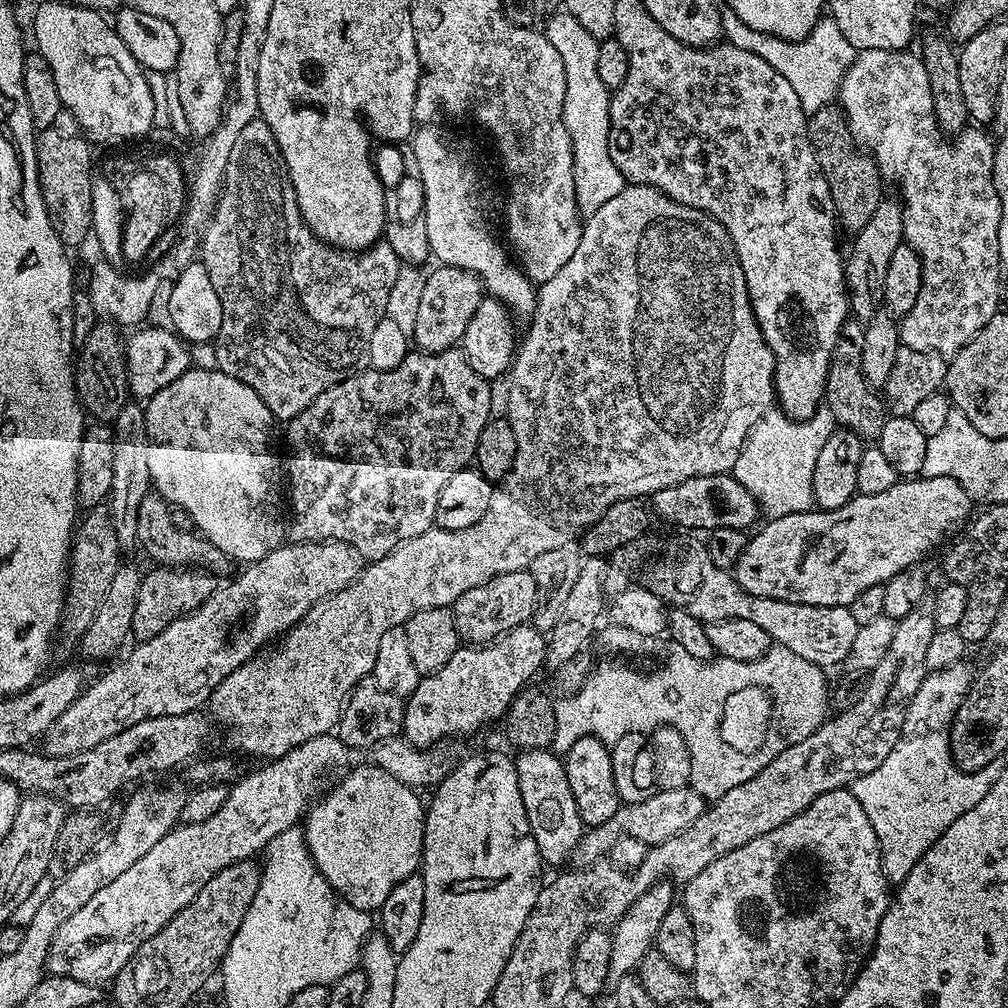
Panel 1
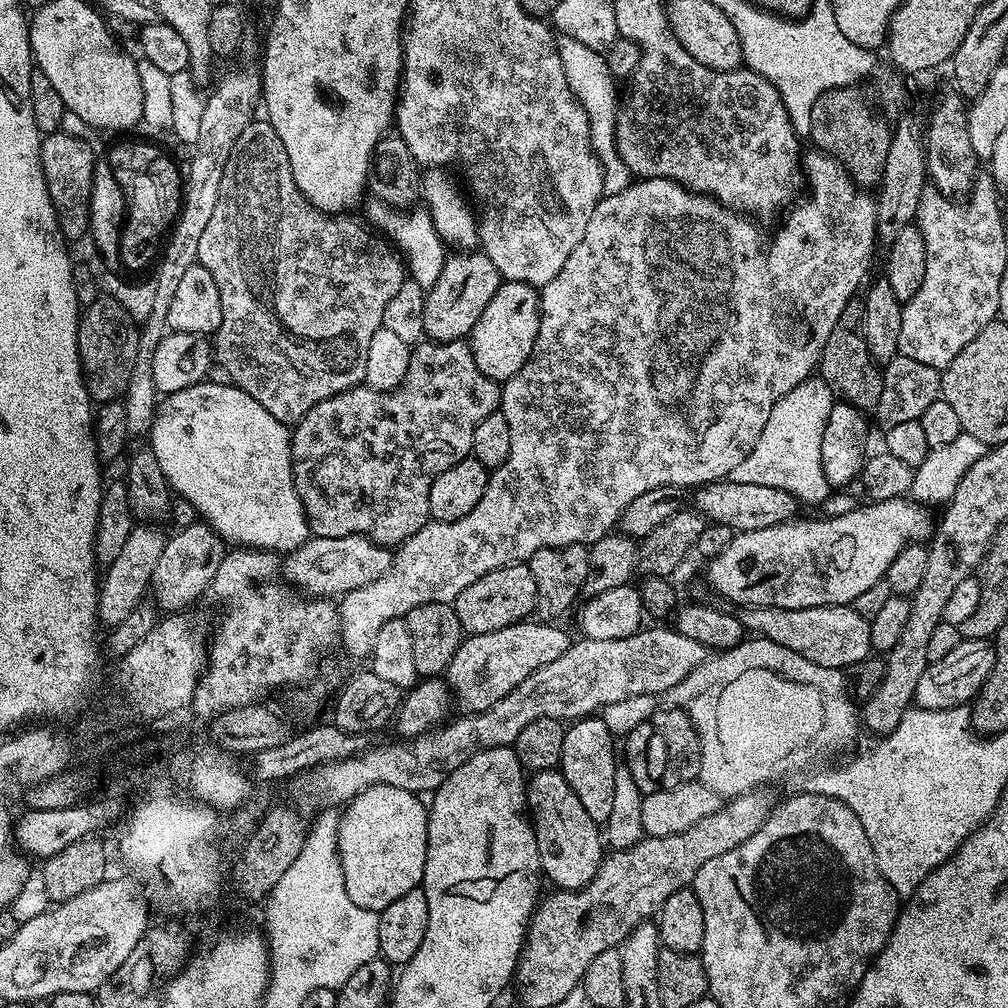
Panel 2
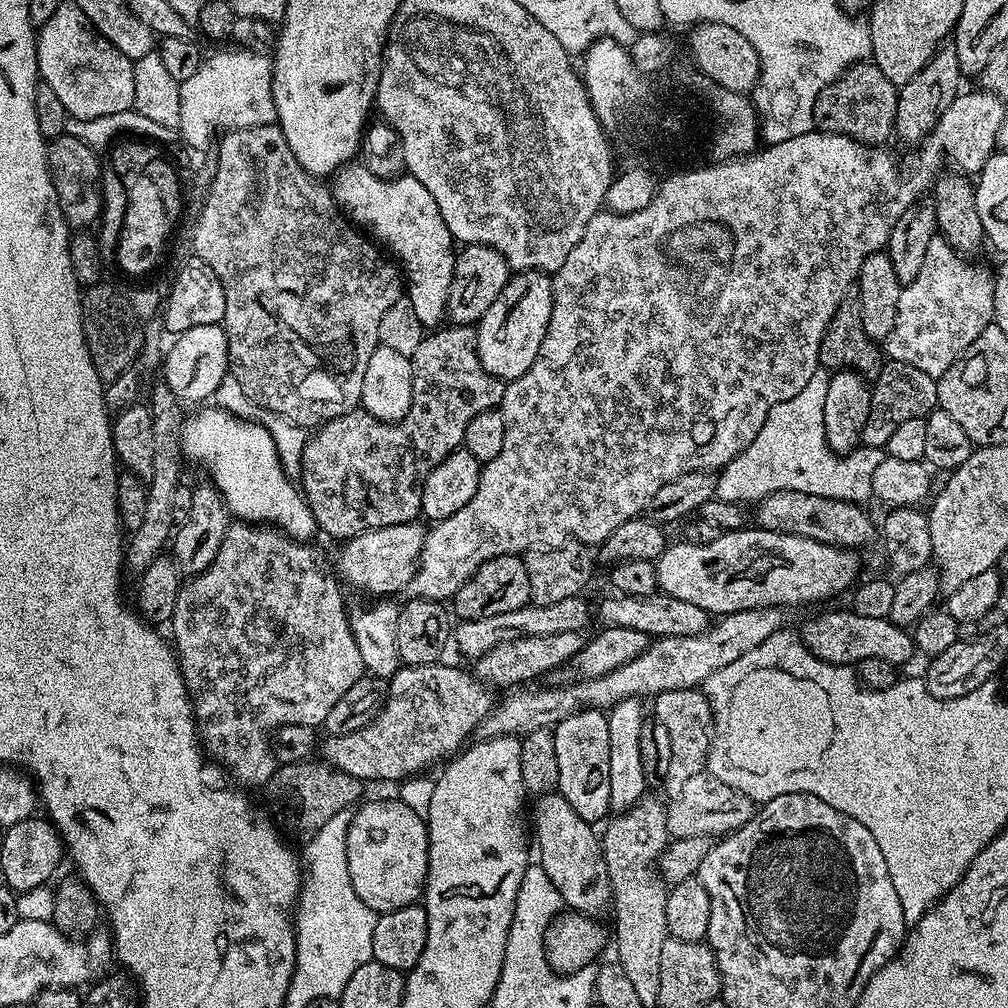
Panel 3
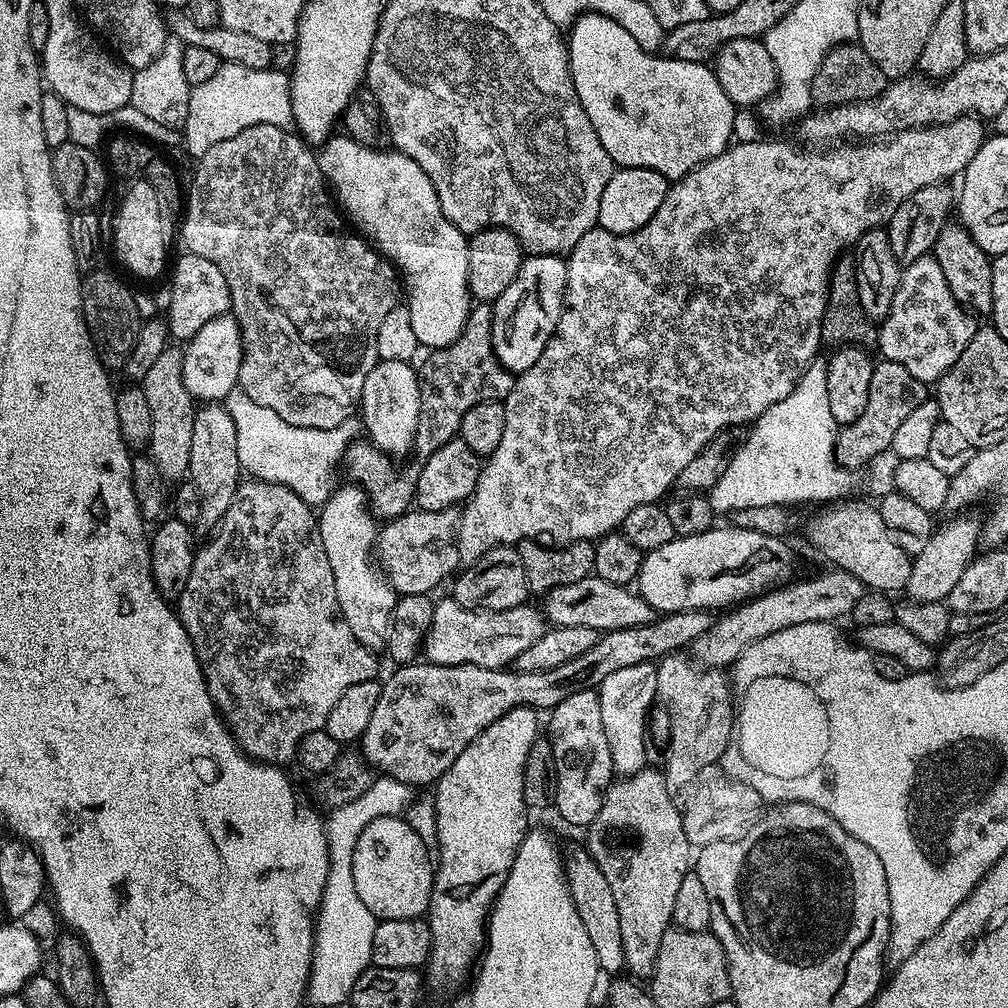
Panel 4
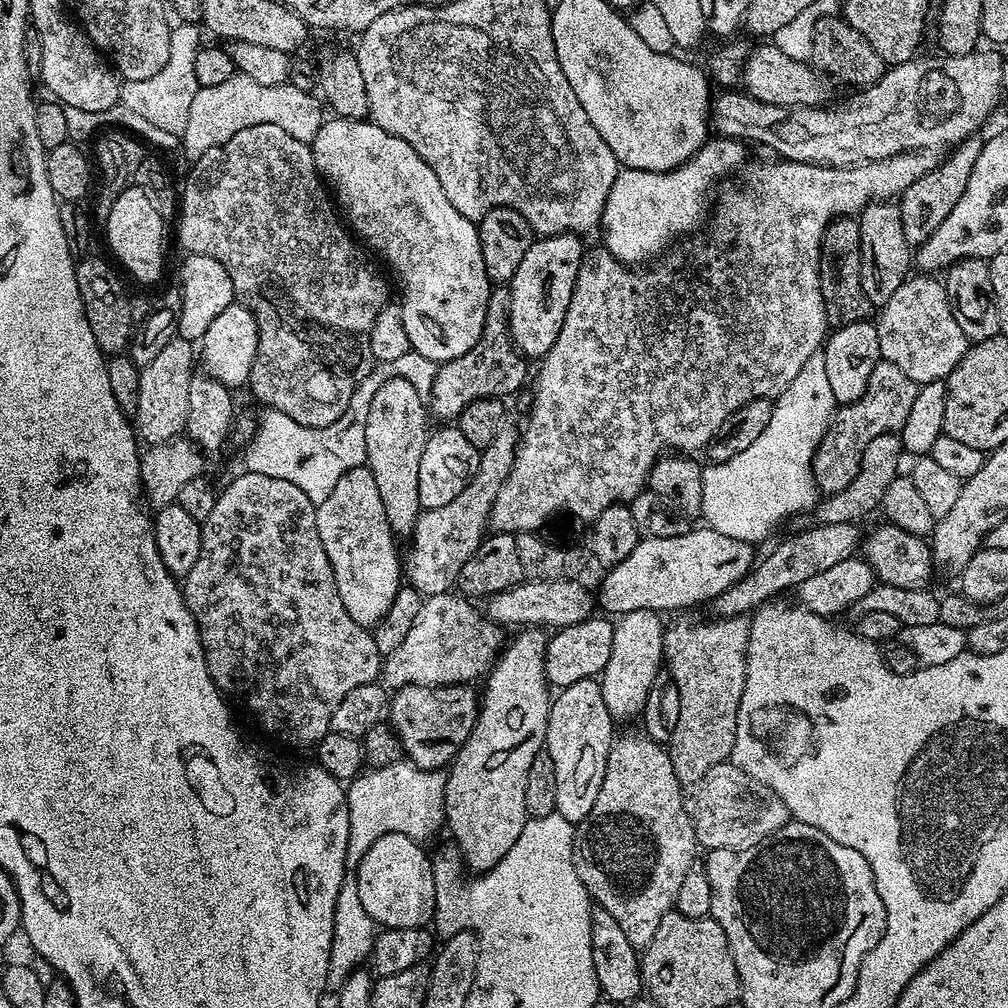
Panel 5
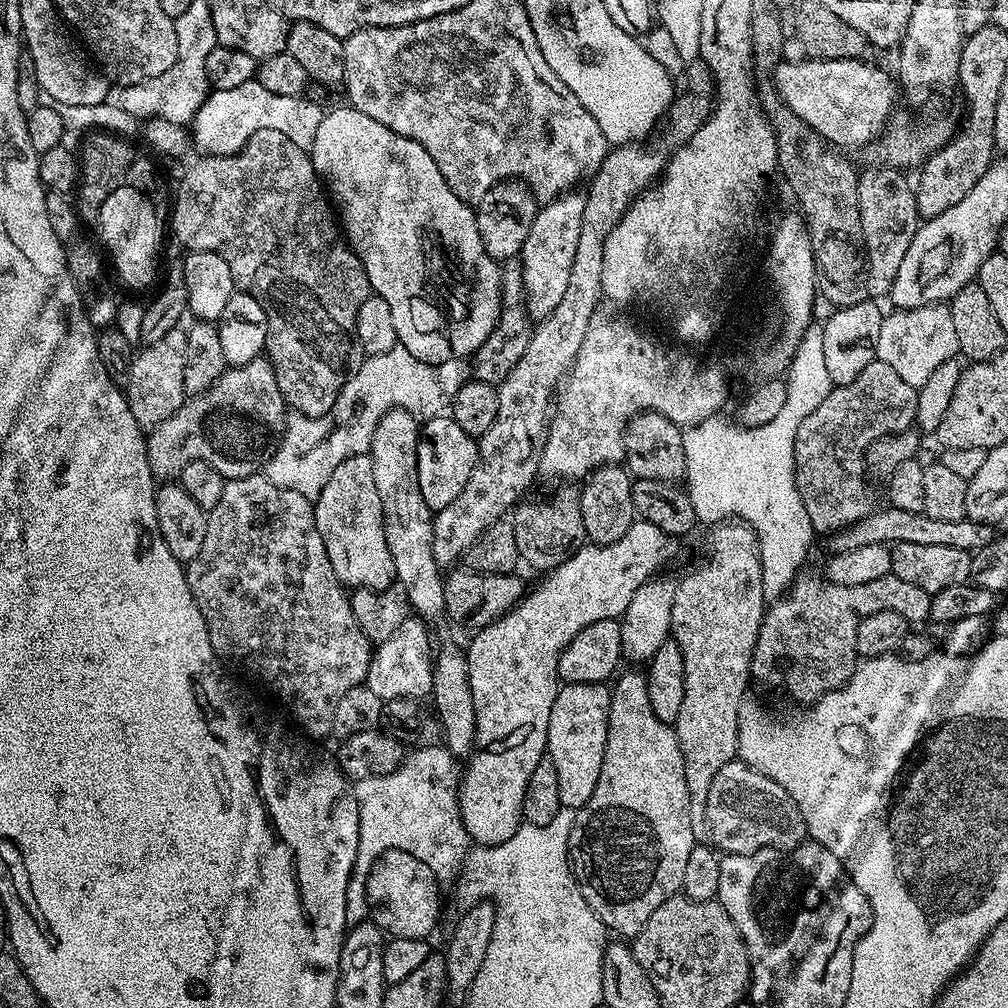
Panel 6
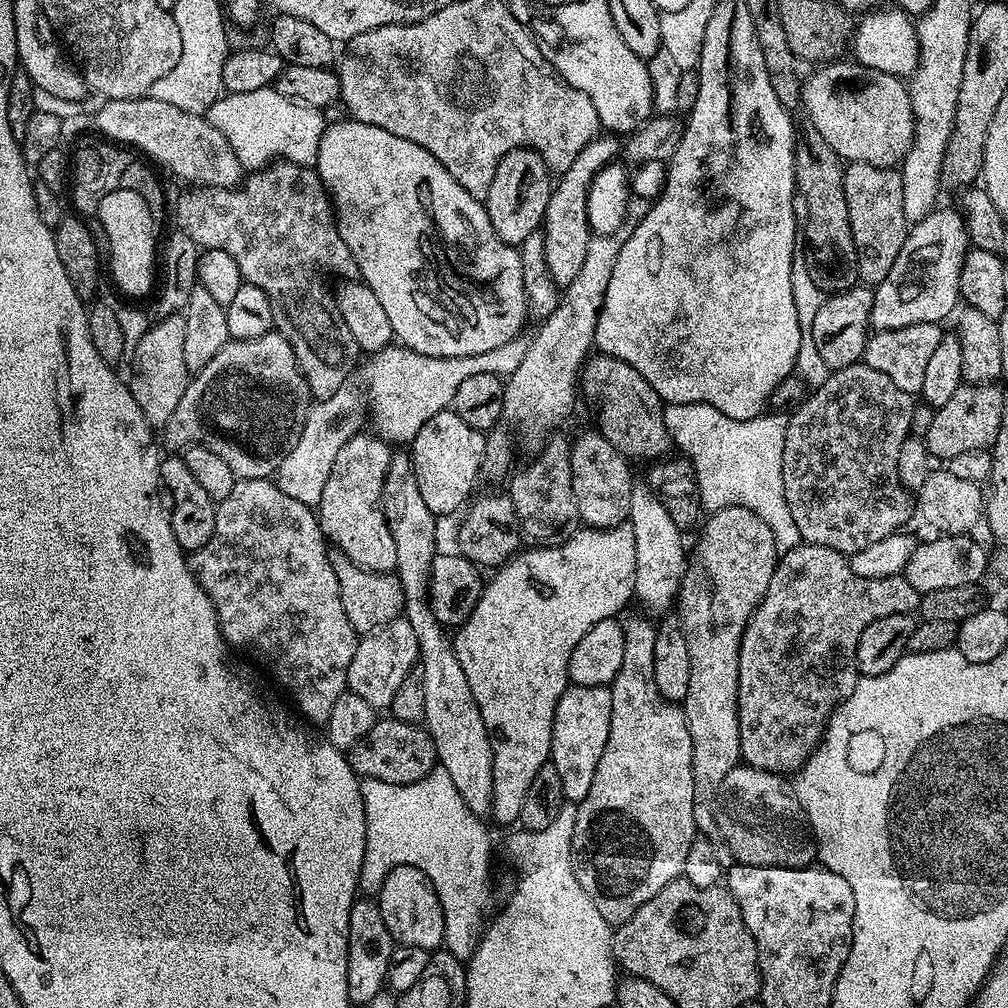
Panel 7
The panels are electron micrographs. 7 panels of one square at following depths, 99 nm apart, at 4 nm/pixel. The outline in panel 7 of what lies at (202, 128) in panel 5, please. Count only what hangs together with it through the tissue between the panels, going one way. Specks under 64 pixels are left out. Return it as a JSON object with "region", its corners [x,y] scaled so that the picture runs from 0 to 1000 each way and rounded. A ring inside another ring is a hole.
{"region":[[[273,86],[248,89],[248,93],[219,93],[204,112],[204,117],[224,137],[239,168],[262,167],[275,157],[293,163],[313,164],[313,150],[323,126],[322,112],[316,107],[280,97]]]}

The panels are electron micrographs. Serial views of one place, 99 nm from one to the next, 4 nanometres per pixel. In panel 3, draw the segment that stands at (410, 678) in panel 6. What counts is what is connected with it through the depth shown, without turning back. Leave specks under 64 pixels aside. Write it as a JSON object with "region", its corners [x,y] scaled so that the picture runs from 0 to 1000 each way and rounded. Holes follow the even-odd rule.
{"region":[[[570,591],[561,593],[559,597],[550,597],[550,601],[534,601],[525,598],[522,603],[506,605],[506,609],[490,609],[490,613],[474,613],[473,615],[456,615],[450,623],[450,639],[456,642],[456,647],[465,653],[482,649],[490,641],[498,637],[506,637],[519,631],[534,629],[562,629],[563,627],[578,628],[579,622],[587,615],[587,607],[579,593]]]}

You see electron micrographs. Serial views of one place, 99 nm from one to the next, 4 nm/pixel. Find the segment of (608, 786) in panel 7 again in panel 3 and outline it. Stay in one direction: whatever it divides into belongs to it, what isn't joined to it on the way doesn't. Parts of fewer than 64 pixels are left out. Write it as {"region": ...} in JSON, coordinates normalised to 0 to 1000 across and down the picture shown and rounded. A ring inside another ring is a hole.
{"region":[[[647,788],[640,789],[628,802],[608,809],[602,817],[603,822],[597,825],[597,836],[611,901],[609,940],[611,937],[613,954],[617,962],[621,962],[629,982],[633,982],[633,990],[637,990],[640,998],[647,998],[651,995],[657,962],[657,935],[665,931],[661,919],[664,878],[653,860],[655,848],[665,836],[660,795],[650,794]]]}

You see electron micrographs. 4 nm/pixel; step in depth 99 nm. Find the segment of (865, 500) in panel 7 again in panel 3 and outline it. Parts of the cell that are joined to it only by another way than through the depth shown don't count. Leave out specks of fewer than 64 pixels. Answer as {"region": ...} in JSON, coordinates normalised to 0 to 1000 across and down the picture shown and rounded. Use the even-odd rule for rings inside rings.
{"region":[[[881,357],[875,371],[871,371],[871,375],[864,382],[863,415],[859,415],[859,424],[855,426],[854,441],[859,444],[880,445],[883,434],[887,427],[891,427],[891,423],[896,423],[903,415],[917,415],[922,409],[926,409],[931,403],[929,379],[930,374],[918,371],[908,363]]]}

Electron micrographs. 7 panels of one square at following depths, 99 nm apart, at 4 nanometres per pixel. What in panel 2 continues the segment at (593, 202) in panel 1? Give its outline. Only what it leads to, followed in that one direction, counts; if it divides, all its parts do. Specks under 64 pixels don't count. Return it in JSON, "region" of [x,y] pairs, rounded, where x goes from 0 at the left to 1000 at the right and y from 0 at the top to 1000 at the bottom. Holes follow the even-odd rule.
{"region":[[[557,35],[552,40],[552,49],[554,50],[554,58],[558,58],[562,81],[583,118],[585,145],[599,170],[598,193],[617,192],[617,188],[621,188],[624,183],[628,182],[629,176],[621,165],[621,161],[617,161],[611,144],[611,112],[613,110],[611,87],[613,87],[613,80],[607,76],[601,65],[599,52],[589,51],[585,46],[581,46],[581,42],[573,42],[569,38]]]}

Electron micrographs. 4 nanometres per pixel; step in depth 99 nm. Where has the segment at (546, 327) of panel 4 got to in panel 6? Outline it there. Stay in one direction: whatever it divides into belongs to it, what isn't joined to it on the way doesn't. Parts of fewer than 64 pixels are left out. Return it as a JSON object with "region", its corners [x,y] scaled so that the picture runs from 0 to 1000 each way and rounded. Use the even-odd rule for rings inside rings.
{"region":[[[571,188],[561,190],[553,198],[543,199],[533,209],[530,224],[526,224],[526,232],[522,232],[520,247],[516,249],[514,256],[519,260],[520,299],[529,318],[537,319],[550,312],[550,306],[562,292],[573,236],[577,232],[580,195],[573,191]]]}

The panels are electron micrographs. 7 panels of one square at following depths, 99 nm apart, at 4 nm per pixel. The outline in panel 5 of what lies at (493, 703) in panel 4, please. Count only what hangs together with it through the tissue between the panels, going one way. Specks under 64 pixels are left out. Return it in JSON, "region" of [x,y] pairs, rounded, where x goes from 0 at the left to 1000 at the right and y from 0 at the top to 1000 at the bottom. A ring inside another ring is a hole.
{"region":[[[827,518],[826,520],[807,519],[805,522],[791,527],[791,532],[782,532],[758,557],[751,559],[739,569],[728,581],[716,585],[704,597],[705,610],[712,615],[719,615],[725,611],[737,611],[759,600],[769,596],[773,587],[781,583],[793,584],[800,573],[807,569],[816,569],[823,565],[831,558],[844,556],[854,547],[855,527],[852,519]],[[467,678],[462,679],[404,679],[388,688],[383,707],[384,717],[393,725],[393,731],[401,741],[401,749],[417,762],[439,763],[451,754],[454,744],[466,732],[476,707],[474,687]]]}

